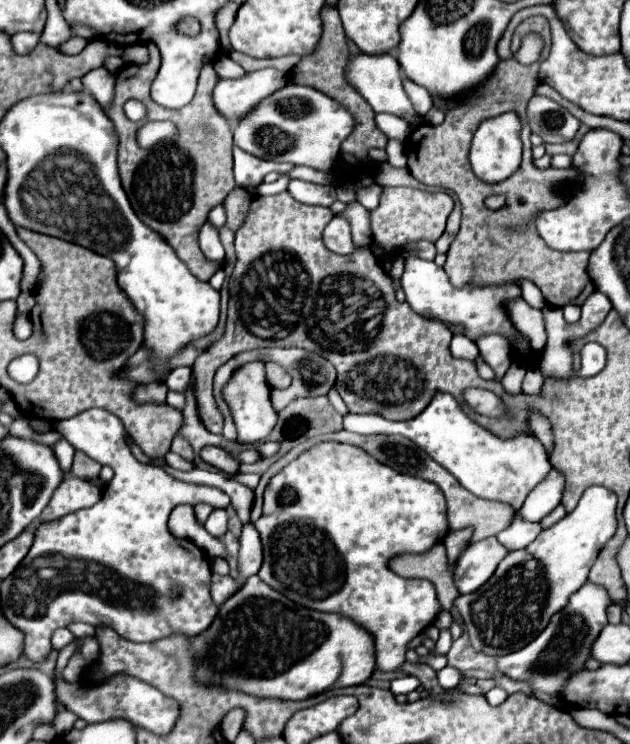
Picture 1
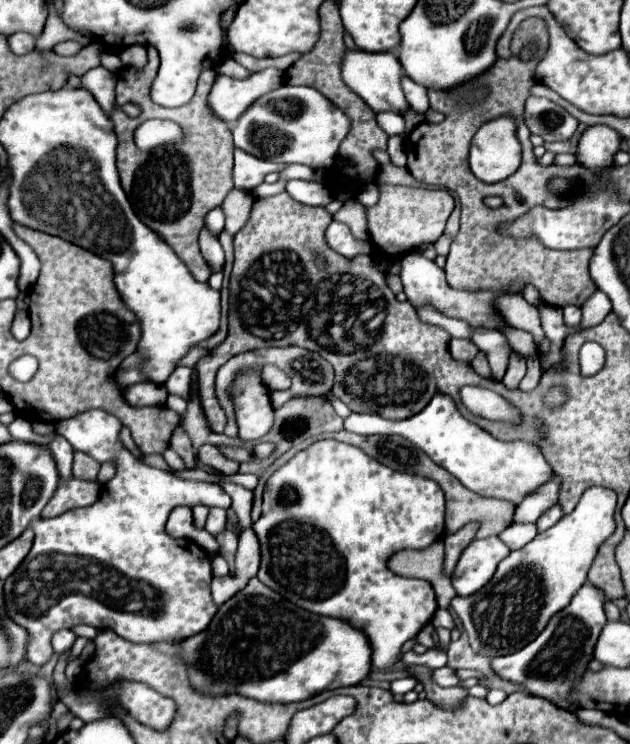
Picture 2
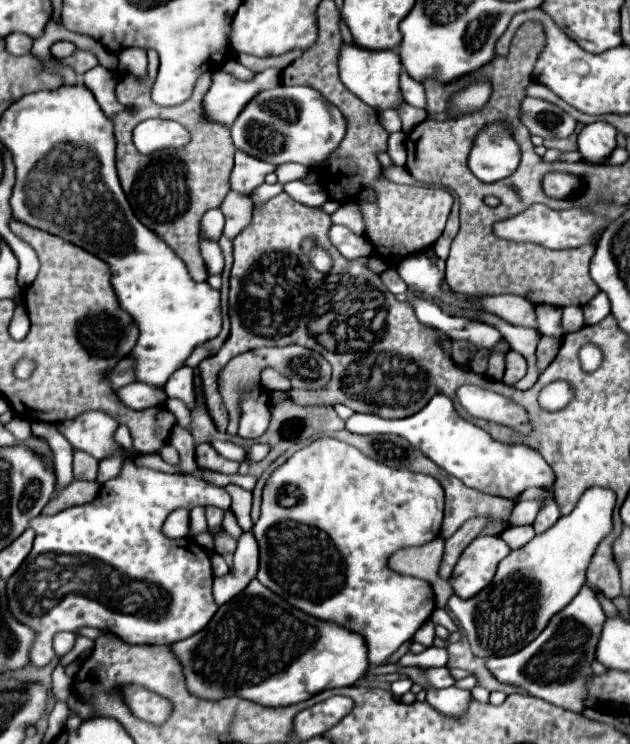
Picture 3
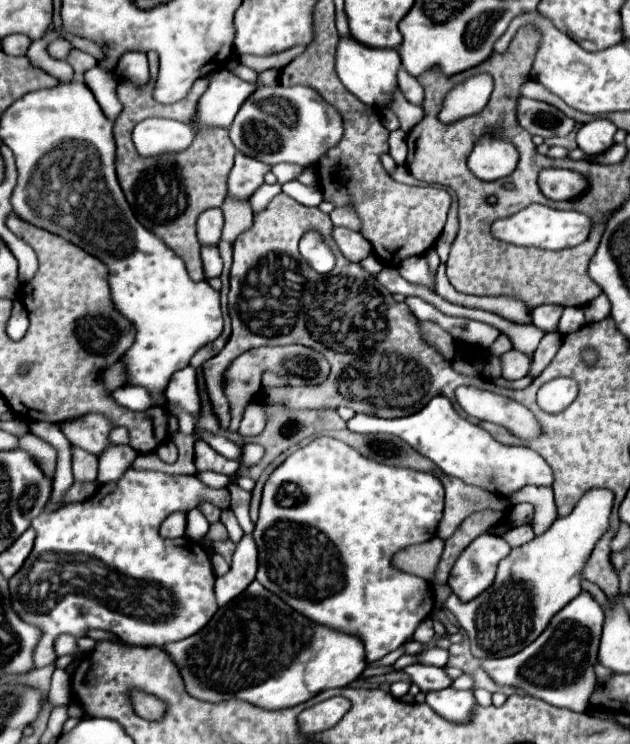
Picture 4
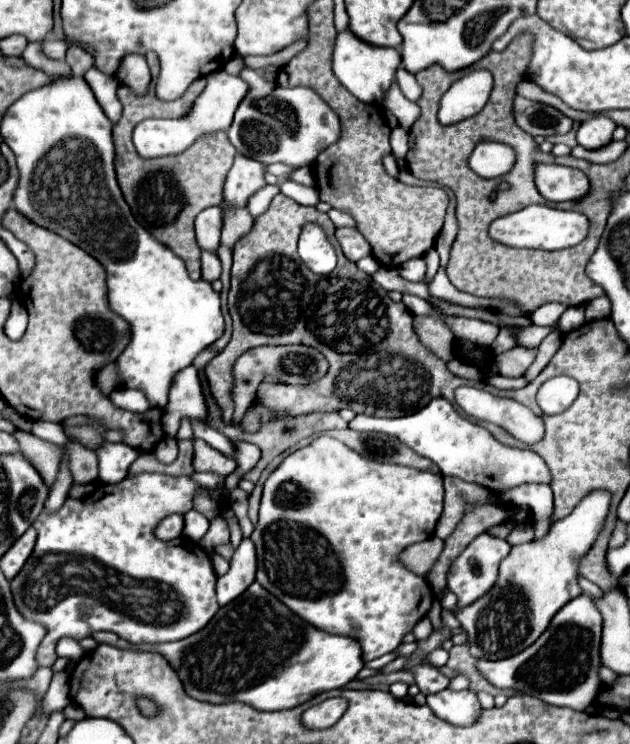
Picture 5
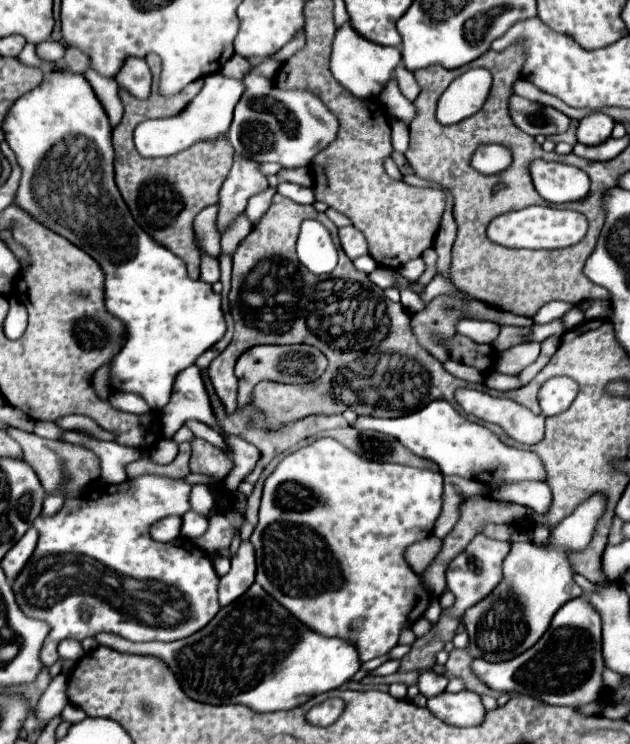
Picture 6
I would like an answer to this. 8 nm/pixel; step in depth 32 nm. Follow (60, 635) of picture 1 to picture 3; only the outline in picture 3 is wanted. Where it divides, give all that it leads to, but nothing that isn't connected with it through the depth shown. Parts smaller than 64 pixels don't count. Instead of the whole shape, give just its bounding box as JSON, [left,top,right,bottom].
[54,632,76,656]

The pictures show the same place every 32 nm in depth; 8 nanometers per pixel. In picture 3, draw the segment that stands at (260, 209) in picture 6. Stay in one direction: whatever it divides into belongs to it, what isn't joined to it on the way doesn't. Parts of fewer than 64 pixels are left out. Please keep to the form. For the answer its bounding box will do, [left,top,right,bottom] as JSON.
[252,182,282,208]

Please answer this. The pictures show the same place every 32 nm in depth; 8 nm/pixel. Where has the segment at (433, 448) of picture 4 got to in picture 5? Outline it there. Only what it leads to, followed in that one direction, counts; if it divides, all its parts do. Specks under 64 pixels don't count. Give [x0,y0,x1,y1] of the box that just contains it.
[348,398,550,492]

